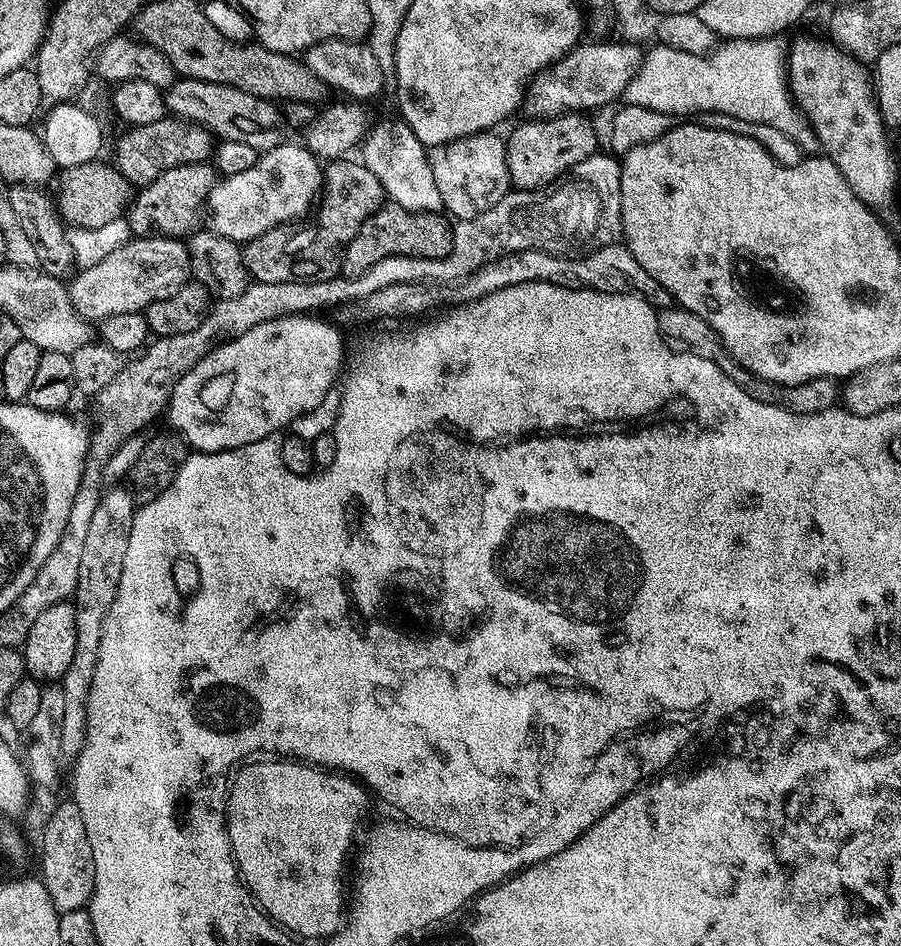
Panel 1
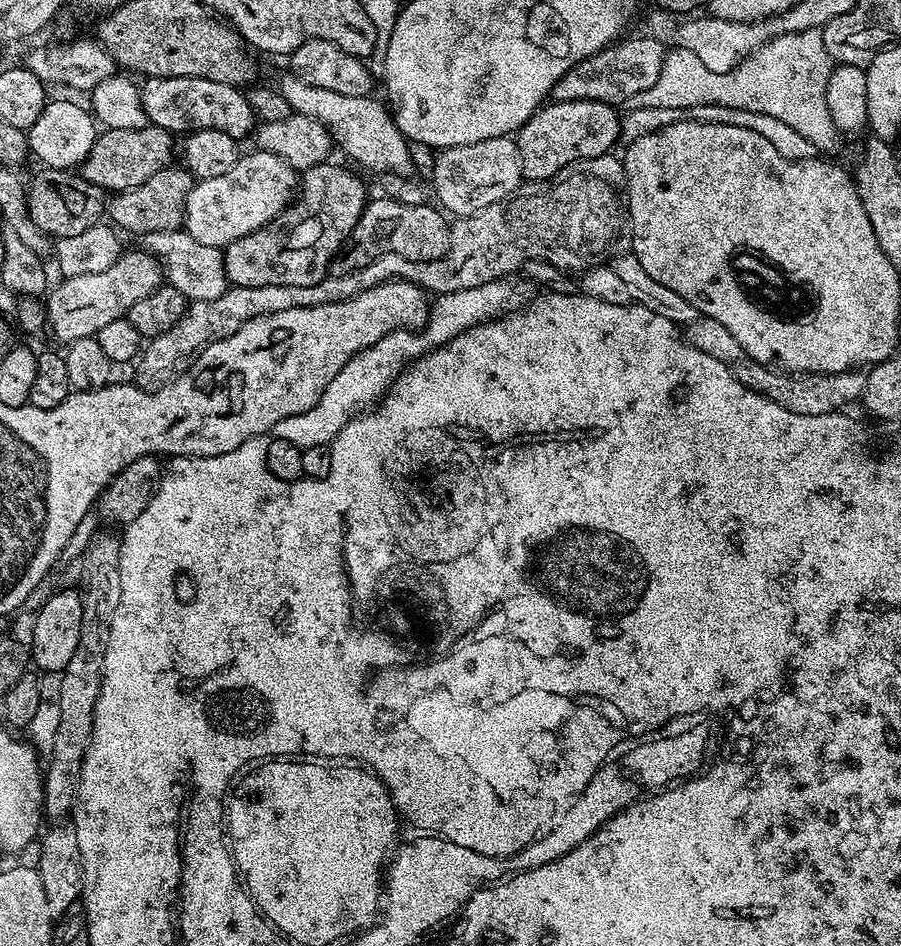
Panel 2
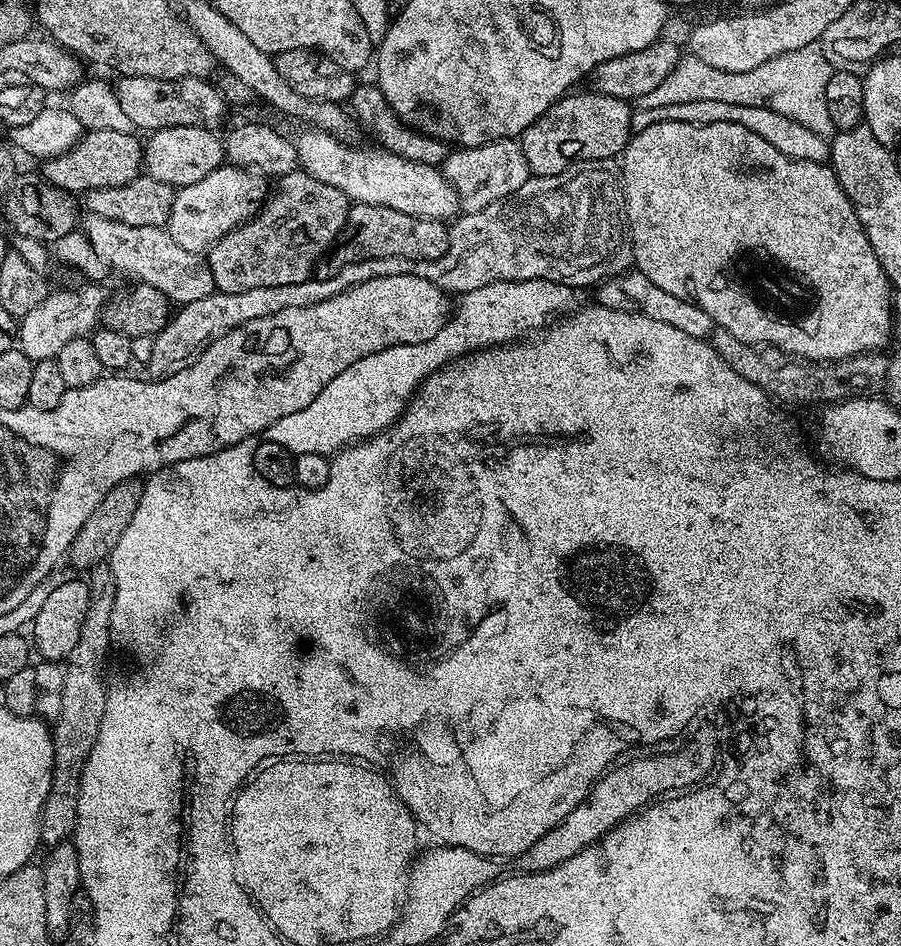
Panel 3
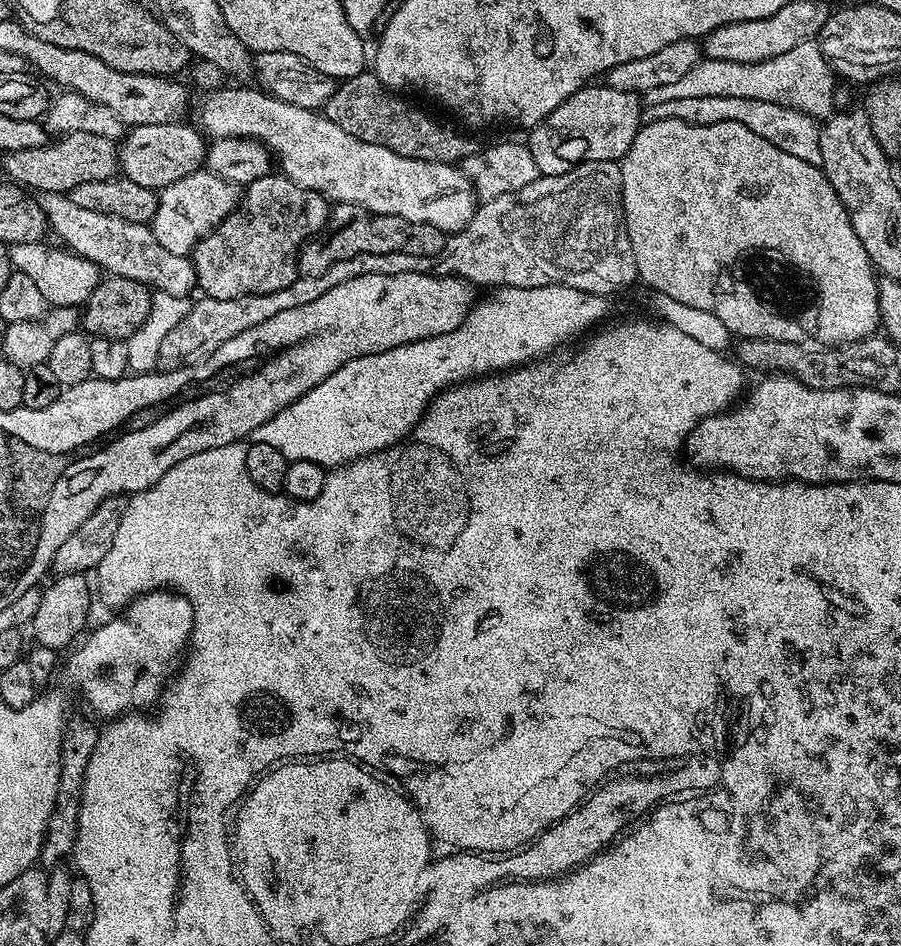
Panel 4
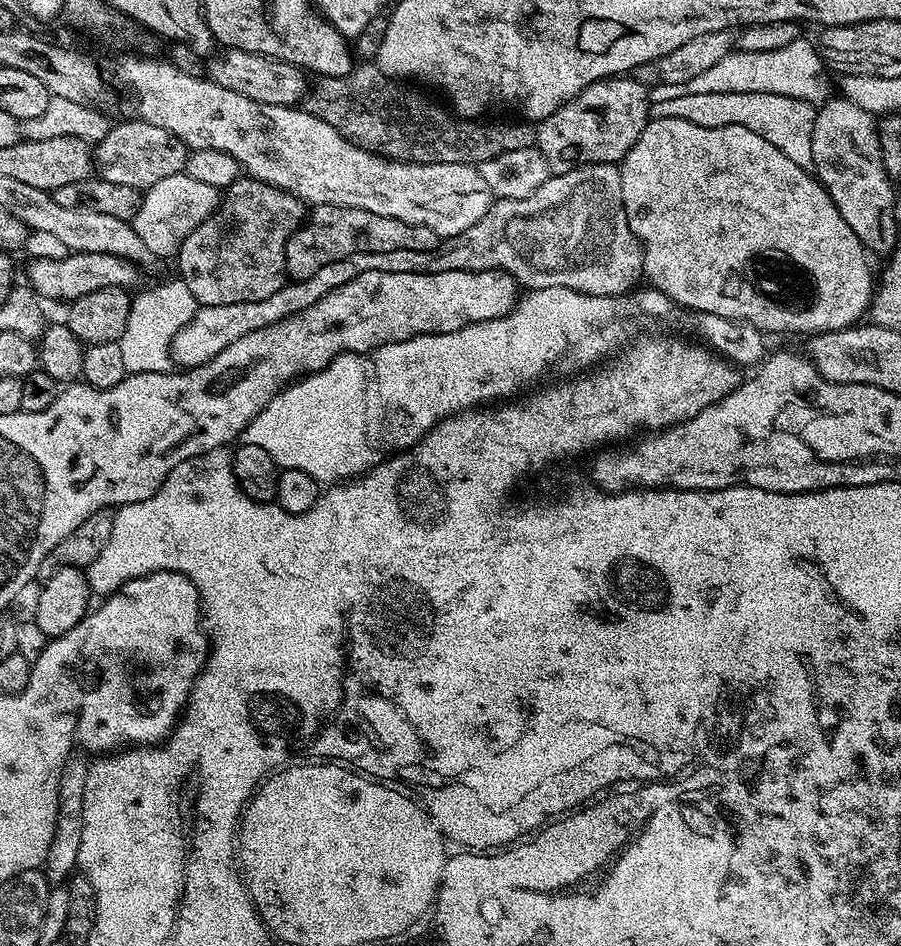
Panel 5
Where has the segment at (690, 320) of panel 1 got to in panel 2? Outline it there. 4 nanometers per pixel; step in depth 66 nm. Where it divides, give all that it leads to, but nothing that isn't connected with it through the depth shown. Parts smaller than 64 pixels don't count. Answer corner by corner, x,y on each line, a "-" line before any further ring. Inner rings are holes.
709,316
697,318
694,322
683,325
682,335
690,346
722,362
722,366
726,366
726,370
730,370
730,374
738,378
738,382
742,382
742,386
770,398
770,402
778,402
782,410
790,410
794,414
817,416
839,412
847,409
847,404
852,404
855,400
857,403
864,395
866,376
863,371
793,374
787,370
777,370
767,364
759,364
757,360
750,358
750,354
746,354
746,350
742,350
738,338
734,338
734,334
730,334
730,330
722,326
722,322
714,322
714,318

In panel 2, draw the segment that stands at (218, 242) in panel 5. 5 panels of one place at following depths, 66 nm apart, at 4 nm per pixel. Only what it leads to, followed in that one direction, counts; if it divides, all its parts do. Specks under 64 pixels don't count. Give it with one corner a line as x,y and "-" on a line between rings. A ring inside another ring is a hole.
333,162
316,164
313,168
303,169
300,176
298,195
288,209
275,216
266,226
238,238
233,244
223,249
226,262
226,274
229,285
242,286
314,286
329,275
332,260
346,242
350,230
358,226
362,210
367,206
370,193
368,188
351,172
353,169
339,168

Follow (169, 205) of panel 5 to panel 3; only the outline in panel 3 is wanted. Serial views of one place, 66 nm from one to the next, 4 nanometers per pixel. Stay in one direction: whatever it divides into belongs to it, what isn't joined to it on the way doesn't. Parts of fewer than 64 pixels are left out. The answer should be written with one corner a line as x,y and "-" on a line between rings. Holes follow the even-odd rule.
222,166
206,174
202,182
194,182
176,192
166,230
174,238
174,242
182,246
182,250
203,253
223,236
230,234
230,230
245,224
260,211
270,192
267,182
269,183
255,170

